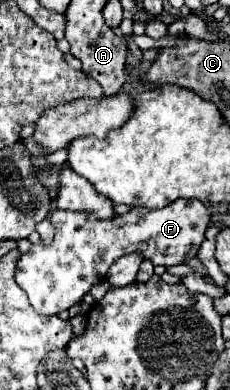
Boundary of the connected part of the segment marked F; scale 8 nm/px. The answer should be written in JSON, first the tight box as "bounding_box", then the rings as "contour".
{"bounding_box":[16,199,210,315],"contour":[[[178,199],[170,203],[164,209],[144,209],[144,207],[134,207],[126,215],[114,217],[114,221],[98,221],[92,213],[74,213],[74,211],[54,211],[50,217],[52,225],[56,227],[54,243],[50,247],[46,245],[34,245],[26,255],[22,255],[16,271],[16,281],[24,289],[24,293],[30,299],[30,305],[40,313],[40,315],[58,315],[60,311],[70,309],[74,303],[82,301],[84,293],[90,291],[92,285],[100,283],[106,279],[106,273],[110,265],[120,259],[122,255],[136,253],[140,251],[144,259],[150,259],[154,265],[182,265],[188,259],[196,257],[198,245],[204,239],[204,231],[210,223],[210,211],[206,205],[198,199]]]}

